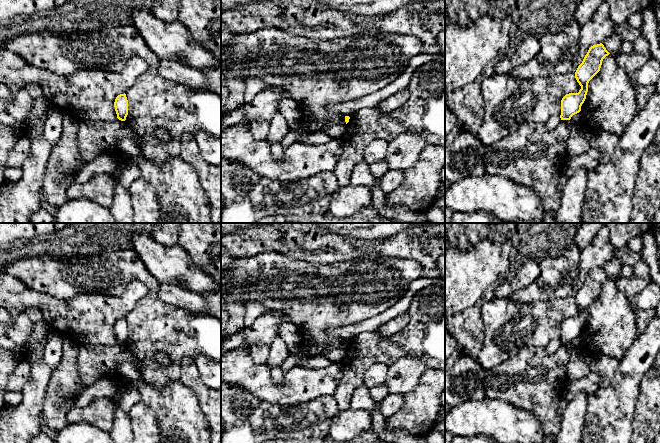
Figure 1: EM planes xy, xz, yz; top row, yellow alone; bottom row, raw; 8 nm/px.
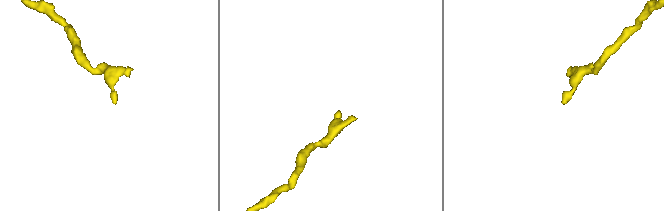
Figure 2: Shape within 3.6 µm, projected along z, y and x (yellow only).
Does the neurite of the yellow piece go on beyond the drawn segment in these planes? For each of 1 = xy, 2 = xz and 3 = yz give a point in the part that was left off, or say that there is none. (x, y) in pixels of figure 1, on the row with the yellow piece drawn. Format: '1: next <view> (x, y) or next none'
1: next none
2: next none
3: next none

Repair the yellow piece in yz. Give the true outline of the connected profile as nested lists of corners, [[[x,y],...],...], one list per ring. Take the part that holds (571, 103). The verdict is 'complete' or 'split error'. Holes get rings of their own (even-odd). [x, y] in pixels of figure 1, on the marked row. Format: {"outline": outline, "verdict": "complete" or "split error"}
{"outline": [[[602,43],[589,48],[575,72],[575,78],[581,89],[578,93],[569,93],[562,98],[561,120],[570,120],[573,115],[581,111],[588,92],[588,83],[600,71],[603,59],[609,54]]], "verdict": "complete"}

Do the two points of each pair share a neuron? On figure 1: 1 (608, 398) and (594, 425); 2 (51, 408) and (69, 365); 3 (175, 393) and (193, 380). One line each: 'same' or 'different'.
1: same
2: same
3: different

